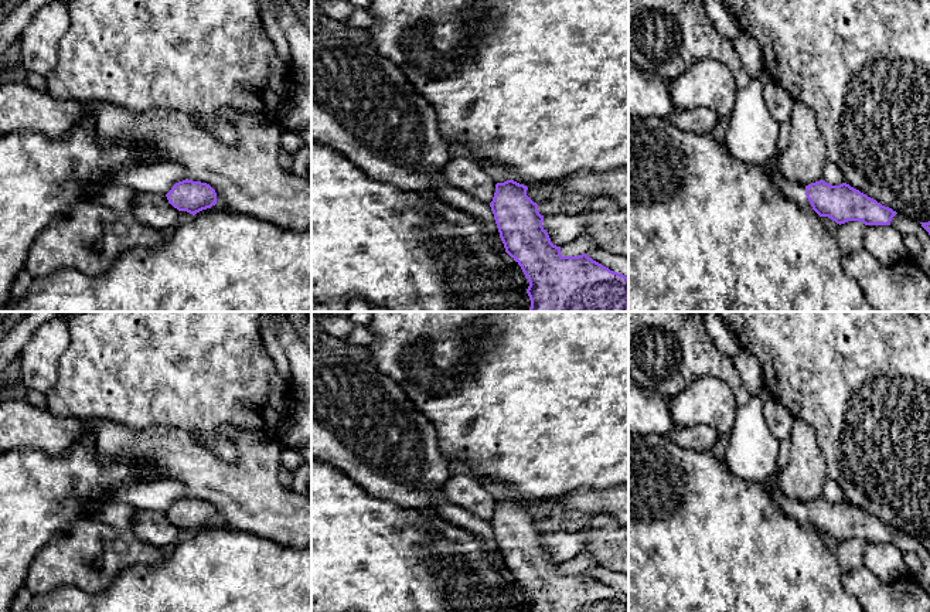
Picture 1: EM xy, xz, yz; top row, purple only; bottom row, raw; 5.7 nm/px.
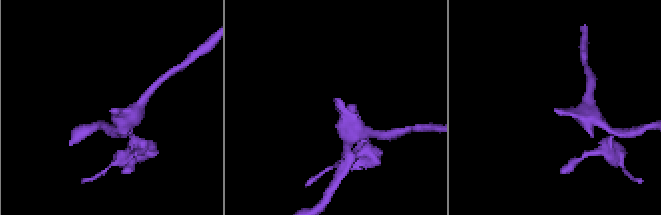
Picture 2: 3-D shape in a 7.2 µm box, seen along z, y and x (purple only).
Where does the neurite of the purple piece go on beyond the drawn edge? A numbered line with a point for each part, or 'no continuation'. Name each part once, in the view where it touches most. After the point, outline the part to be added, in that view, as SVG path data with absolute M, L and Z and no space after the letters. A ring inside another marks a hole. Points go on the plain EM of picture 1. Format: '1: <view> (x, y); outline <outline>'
1: yz (794, 509); outline M769 479L764 482L769 493L771 494L771 499L774 504L787 516L794 518L798 524L804 527L813 527L807 513L805 513L805 504L797 500L791 500L787 496L783 494L777 479Z

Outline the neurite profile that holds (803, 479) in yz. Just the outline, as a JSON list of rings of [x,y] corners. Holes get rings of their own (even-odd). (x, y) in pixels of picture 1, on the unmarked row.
[[[794,418],[790,439],[790,459],[776,479],[784,496],[805,504],[822,497],[827,466],[815,431],[805,421]]]

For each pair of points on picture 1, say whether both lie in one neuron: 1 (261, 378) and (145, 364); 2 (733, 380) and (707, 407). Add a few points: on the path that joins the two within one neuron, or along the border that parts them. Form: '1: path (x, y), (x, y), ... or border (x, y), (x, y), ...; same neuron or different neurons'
1: path (232, 378), (203, 364), (173, 364); same neuron
2: border (695, 378), (704, 376), (721, 378), (739, 404); different neurons

